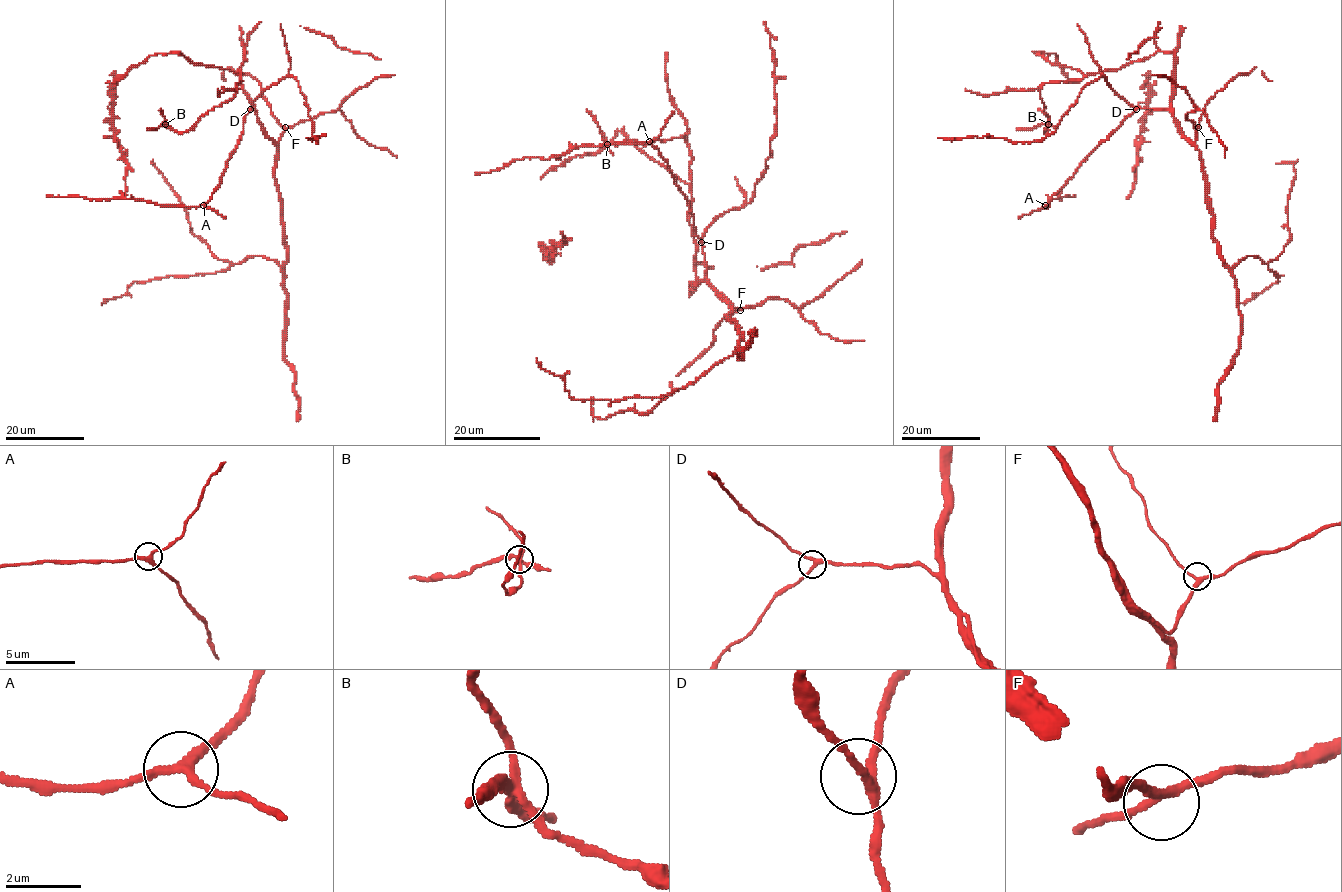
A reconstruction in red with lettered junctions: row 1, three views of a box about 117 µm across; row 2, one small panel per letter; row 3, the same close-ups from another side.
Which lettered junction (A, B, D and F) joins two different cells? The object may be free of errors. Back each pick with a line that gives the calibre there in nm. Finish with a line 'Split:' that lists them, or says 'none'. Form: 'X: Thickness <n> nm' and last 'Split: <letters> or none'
B: Thickness 240 nm
Split: B

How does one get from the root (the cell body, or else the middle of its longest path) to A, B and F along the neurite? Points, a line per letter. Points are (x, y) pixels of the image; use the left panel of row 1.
A: (243, 59), (241, 87), (254, 111), (251, 109), (246, 115), (239, 144), (228, 161), (220, 184), (203, 205)
B: (243, 59), (245, 51), (246, 60), (238, 69), (241, 81), (231, 99), (206, 112), (183, 132), (165, 123)
F: (243, 59), (241, 87), (254, 109), (260, 127), (276, 142), (285, 127)

